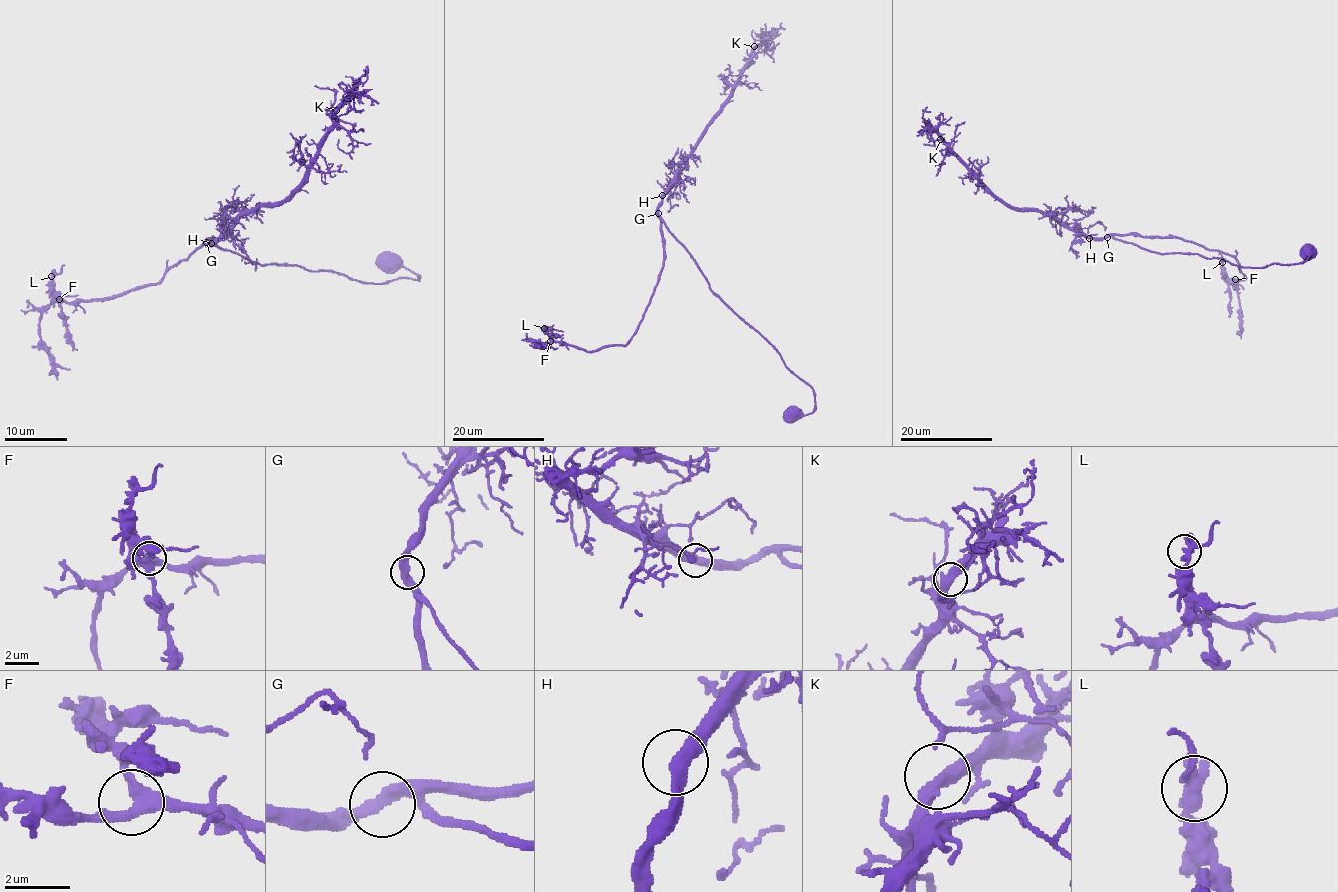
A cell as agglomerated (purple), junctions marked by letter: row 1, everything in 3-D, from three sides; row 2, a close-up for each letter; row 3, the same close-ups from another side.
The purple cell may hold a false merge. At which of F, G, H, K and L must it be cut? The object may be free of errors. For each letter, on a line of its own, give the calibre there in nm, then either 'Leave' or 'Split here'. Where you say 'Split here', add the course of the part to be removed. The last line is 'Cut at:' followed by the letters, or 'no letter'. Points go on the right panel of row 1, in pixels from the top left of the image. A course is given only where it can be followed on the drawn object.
F: Thickness 320 nm. Leave
G: Thickness 400 nm. Leave
H: Thickness 440 nm. Leave
K: Thickness 440 nm. Leave
L: Thickness 380 nm. Leave
Cut at: no letter

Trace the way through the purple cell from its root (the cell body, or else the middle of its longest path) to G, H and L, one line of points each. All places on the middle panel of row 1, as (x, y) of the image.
G: (793, 411), (812, 412), (814, 390), (710, 289), (696, 261), (658, 213)
H: (793, 411), (812, 412), (814, 390), (710, 289), (696, 261), (659, 216), (662, 195)
L: (793, 411), (812, 412), (814, 390), (710, 289), (660, 220), (659, 281), (623, 345), (587, 351), (544, 328)

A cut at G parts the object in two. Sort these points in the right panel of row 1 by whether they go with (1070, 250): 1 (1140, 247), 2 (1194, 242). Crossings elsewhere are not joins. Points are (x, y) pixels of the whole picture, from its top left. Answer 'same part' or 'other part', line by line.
1: other part
2: same part

